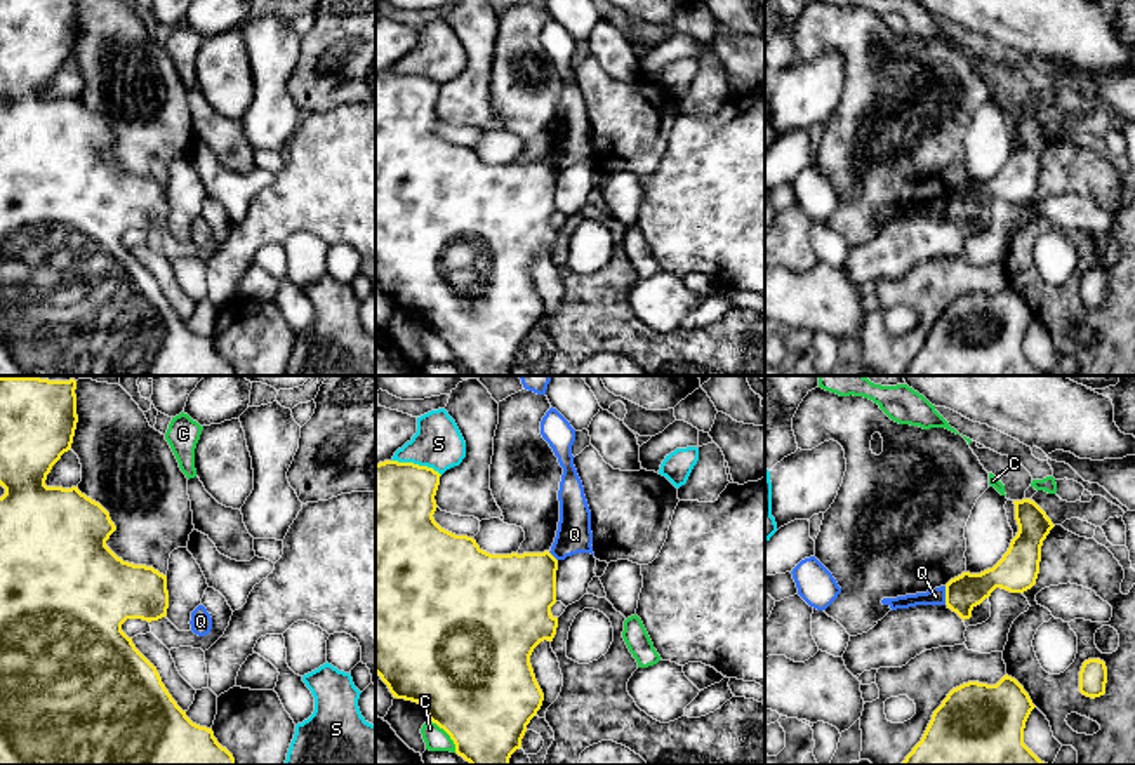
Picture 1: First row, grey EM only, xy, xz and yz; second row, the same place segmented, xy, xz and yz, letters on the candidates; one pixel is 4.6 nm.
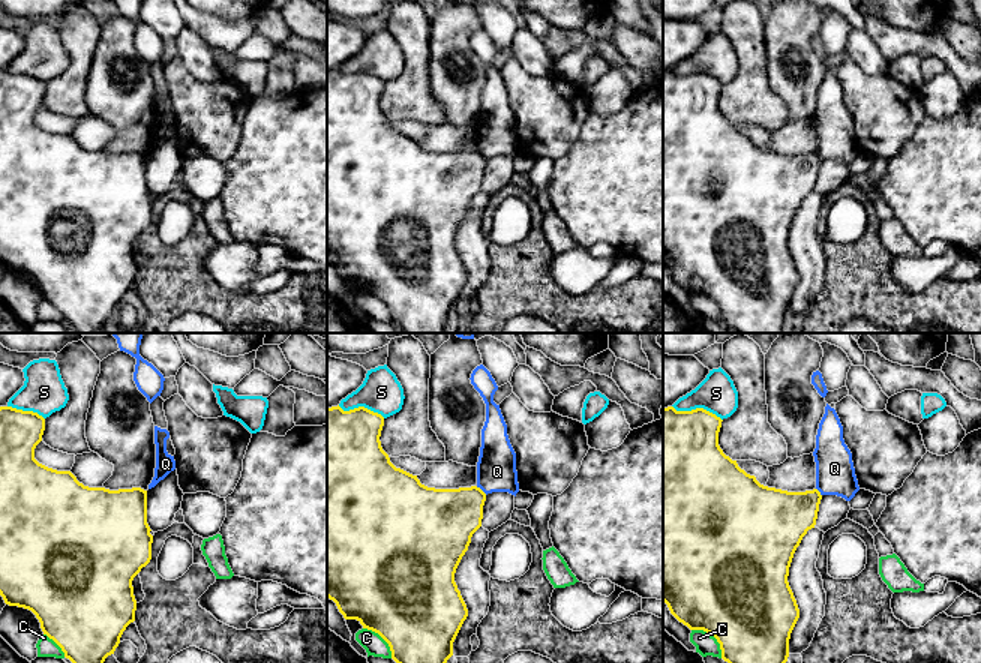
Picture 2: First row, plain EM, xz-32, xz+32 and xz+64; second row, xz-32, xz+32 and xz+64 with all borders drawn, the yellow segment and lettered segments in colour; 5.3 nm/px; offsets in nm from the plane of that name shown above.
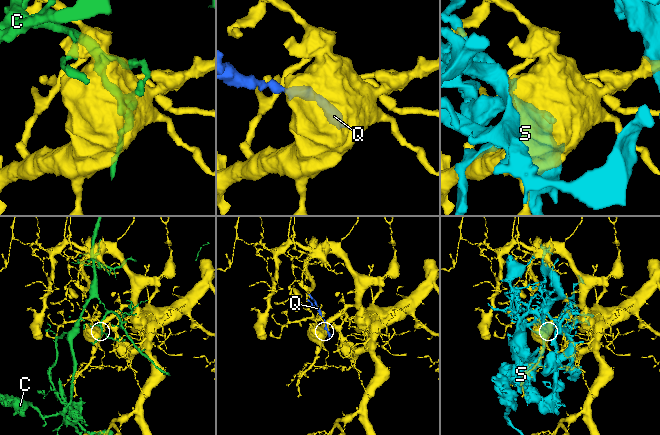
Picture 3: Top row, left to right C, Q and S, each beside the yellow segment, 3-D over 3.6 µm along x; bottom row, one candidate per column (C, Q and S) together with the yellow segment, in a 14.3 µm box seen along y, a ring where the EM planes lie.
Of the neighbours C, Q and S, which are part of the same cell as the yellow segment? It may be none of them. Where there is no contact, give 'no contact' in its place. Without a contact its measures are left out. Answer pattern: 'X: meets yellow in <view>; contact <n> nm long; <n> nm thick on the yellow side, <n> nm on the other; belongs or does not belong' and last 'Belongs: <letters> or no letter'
C: meets yellow in xz; contact 200 nm long; 500 nm thick on the yellow side, 110 nm on the other; does not belong
Q: meets yellow in yz; contact 90 nm long; 160 nm thick on the yellow side, 80 nm on the other; does not belong
S: meets yellow in xz; contact 240 nm long; 440 nm thick on the yellow side, 220 nm on the other; does not belong
Belongs: no letter

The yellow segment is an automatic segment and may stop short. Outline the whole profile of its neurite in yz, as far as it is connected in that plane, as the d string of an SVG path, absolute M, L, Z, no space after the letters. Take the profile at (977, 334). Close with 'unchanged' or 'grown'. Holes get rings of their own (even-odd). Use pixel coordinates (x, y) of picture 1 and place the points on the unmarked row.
M1008 285L996 296L963 294L933 322L921 351L900 376L1048 376L1024 355L1025 332L1034 318L1024 297Z | unchanged

